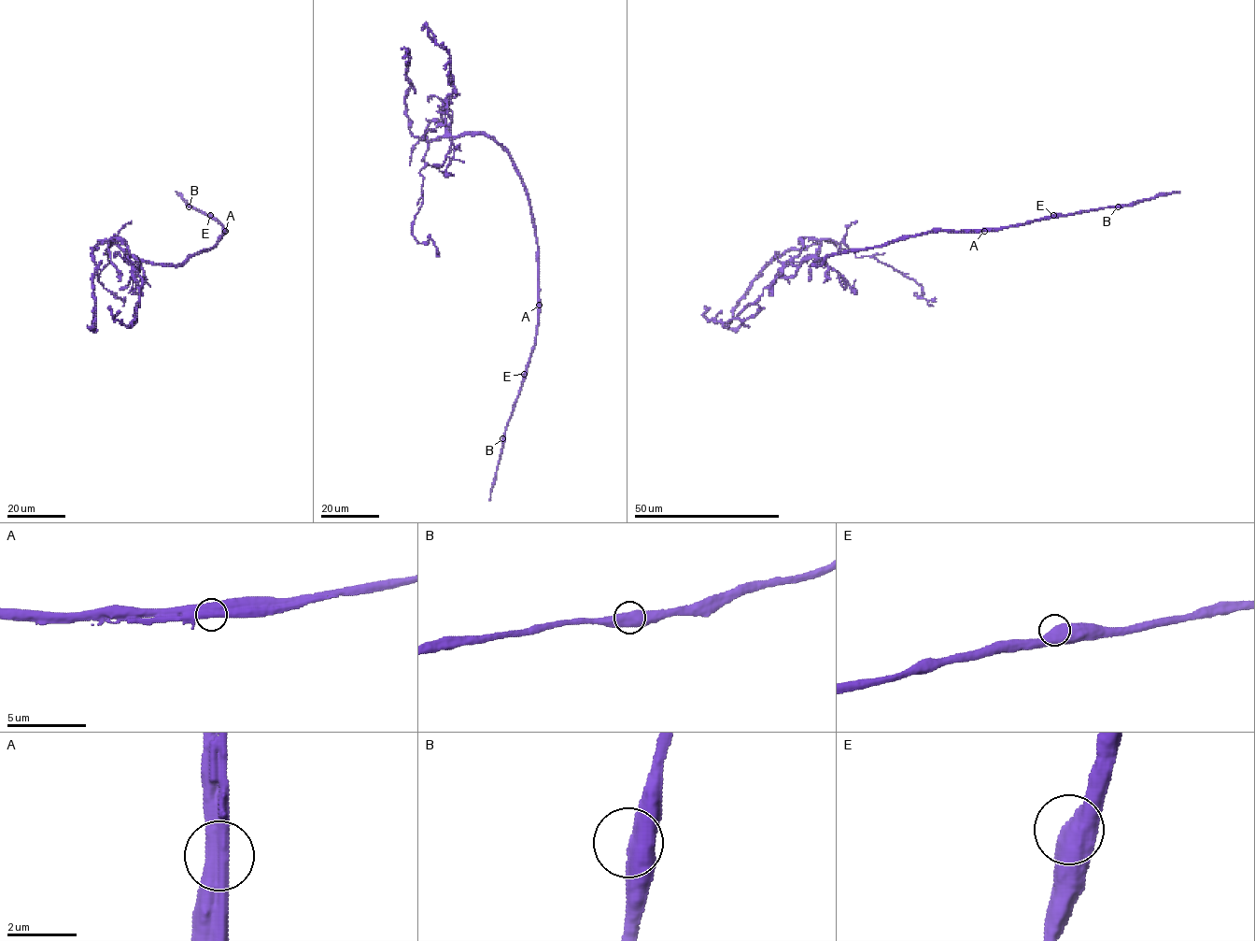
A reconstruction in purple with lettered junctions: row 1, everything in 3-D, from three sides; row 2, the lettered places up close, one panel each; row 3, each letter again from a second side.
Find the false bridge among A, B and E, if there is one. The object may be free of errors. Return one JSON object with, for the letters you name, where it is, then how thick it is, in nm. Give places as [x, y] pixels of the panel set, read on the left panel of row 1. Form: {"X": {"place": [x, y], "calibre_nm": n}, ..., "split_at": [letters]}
{"A": {"place": [225, 231], "calibre_nm": 600}, "split_at": ["A"]}

